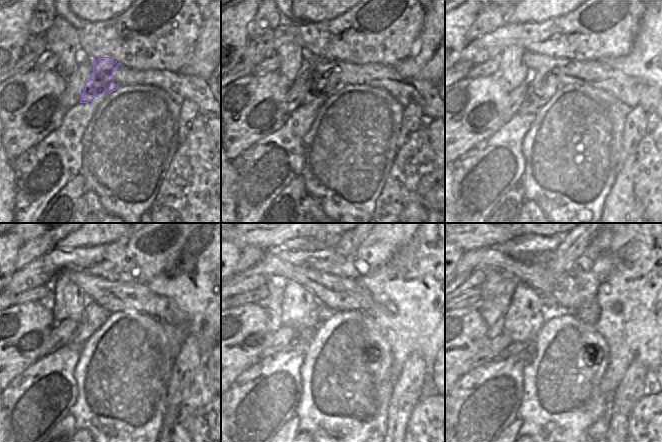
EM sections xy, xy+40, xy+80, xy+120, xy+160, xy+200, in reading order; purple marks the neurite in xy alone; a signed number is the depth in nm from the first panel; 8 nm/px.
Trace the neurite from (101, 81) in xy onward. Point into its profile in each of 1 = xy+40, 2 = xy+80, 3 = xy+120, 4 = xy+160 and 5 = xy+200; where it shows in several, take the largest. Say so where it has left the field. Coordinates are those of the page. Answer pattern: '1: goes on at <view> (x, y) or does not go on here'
1: goes on at xy+40 (325, 82)
2: goes on at xy+80 (542, 86)
3: goes on at xy+120 (94, 315)
4: goes on at xy+160 (303, 337)
5: goes on at xy+200 (521, 349)

